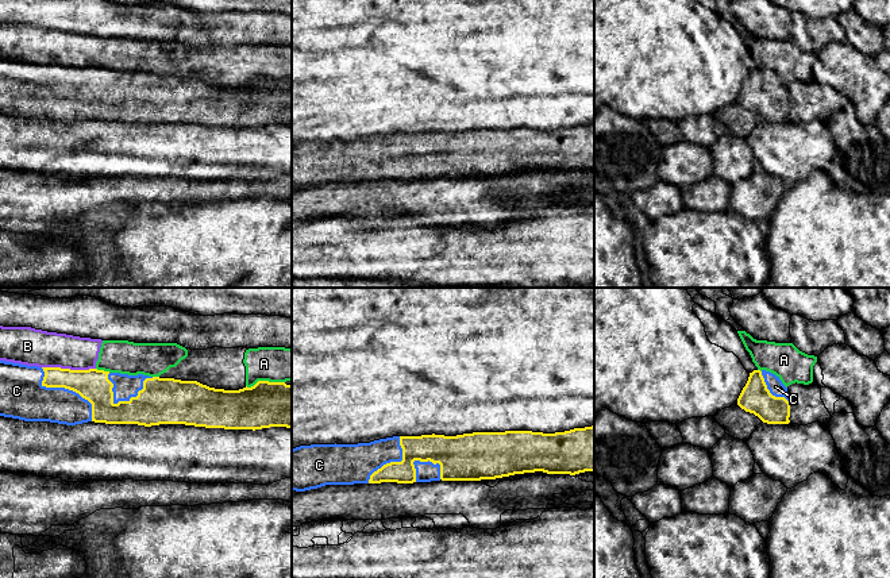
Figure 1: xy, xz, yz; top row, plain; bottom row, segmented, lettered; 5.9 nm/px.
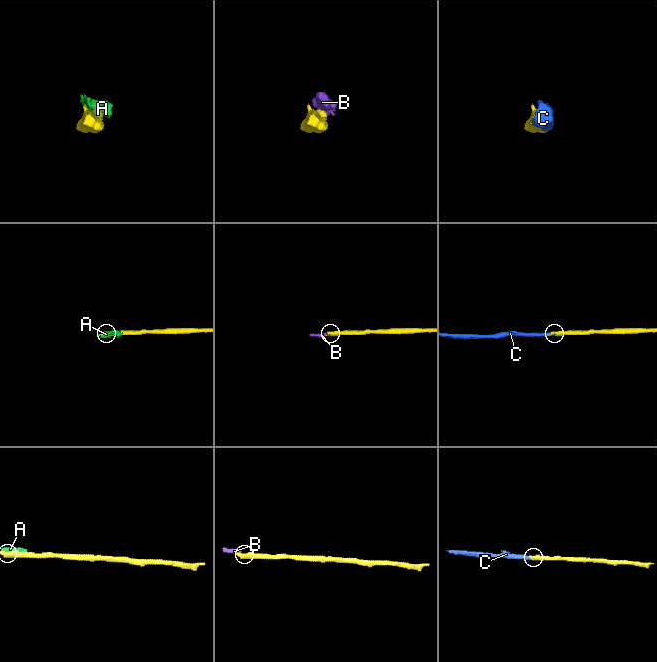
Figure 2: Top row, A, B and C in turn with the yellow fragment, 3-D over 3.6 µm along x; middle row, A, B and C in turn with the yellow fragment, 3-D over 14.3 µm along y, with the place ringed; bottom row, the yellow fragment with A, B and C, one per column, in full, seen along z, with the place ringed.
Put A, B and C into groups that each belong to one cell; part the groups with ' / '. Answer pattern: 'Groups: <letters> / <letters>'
Groups: A B / C

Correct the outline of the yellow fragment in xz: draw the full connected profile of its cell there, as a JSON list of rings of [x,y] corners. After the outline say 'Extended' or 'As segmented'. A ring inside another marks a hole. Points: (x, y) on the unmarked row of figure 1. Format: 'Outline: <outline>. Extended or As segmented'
Outline: [[[594,123],[565,130],[473,130],[456,134],[393,134],[358,142],[311,142],[292,147],[292,188],[325,182],[481,178],[543,169],[575,173],[594,169]]]. Extended

